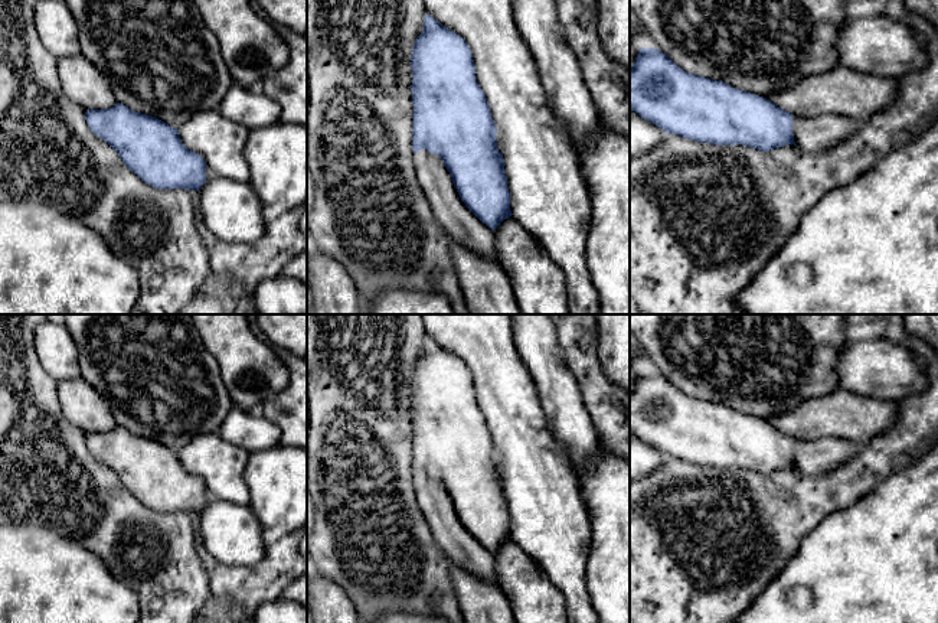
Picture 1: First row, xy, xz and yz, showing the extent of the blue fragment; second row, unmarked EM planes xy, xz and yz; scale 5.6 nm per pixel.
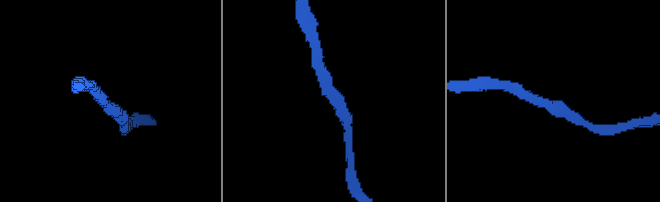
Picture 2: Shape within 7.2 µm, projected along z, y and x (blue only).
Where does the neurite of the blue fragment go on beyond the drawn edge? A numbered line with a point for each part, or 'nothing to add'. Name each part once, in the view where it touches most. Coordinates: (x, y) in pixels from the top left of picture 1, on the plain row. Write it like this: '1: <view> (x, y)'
1: xz (461, 548)

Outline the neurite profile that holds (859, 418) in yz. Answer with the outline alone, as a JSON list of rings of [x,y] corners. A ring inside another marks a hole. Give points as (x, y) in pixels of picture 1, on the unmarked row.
[[[837,388],[828,395],[803,401],[767,423],[803,441],[834,437],[862,446],[889,430],[896,418],[898,407],[893,401]]]

